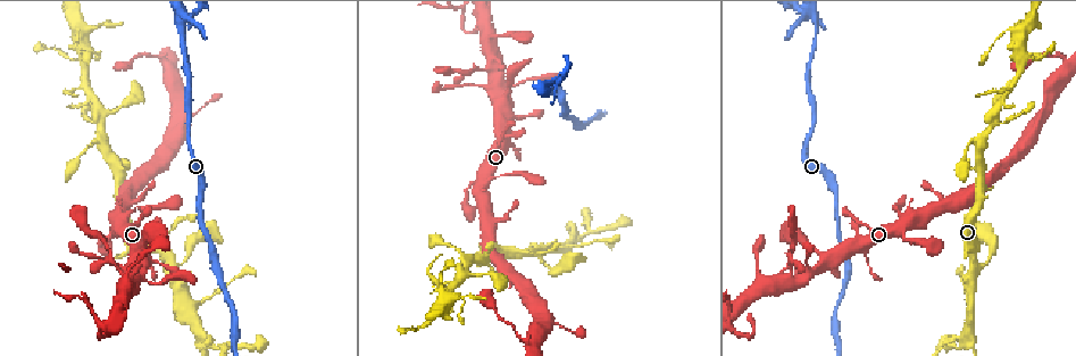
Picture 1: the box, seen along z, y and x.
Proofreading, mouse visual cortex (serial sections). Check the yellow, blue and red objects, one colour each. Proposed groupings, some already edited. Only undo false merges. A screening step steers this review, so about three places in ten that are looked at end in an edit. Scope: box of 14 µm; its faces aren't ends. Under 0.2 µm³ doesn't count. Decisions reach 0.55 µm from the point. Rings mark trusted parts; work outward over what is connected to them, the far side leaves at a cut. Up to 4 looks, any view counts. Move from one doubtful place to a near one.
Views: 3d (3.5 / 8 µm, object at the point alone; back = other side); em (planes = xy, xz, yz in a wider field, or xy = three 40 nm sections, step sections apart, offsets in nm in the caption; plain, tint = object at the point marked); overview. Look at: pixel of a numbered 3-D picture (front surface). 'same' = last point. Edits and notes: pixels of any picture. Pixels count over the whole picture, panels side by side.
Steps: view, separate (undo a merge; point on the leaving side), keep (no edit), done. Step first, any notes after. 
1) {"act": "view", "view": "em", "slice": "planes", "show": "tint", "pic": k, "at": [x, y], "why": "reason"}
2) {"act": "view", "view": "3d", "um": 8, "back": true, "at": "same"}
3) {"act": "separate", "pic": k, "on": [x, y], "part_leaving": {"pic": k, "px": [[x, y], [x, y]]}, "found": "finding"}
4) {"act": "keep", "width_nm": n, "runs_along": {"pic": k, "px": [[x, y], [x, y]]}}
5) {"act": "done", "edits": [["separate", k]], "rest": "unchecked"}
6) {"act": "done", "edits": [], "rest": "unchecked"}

{"act": "view", "view": "3d", "um": 3.5, "pic": 1, "at": [224, 346], "why": "sharp bend"}

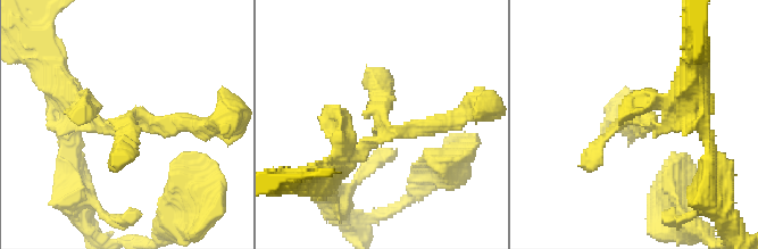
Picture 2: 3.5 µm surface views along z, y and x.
{"act": "view", "view": "em", "slice": "xy", "step": 1, "show": "tint", "pic": 2, "at": [128, 118]}

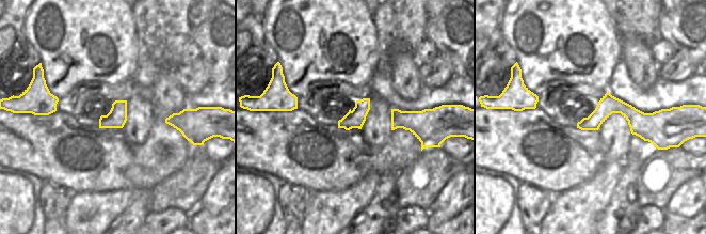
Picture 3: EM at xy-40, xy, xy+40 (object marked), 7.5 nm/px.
{"act": "keep", "runs_along": {"pic": 3, "px": [[664, 122], [606, 108], [579, 125]]}, "found": "all the same cell"}

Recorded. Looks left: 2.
{"act": "view", "view": "3d", "um": 8, "pic": 1, "at": [485, 180], "why": "arms part here"}

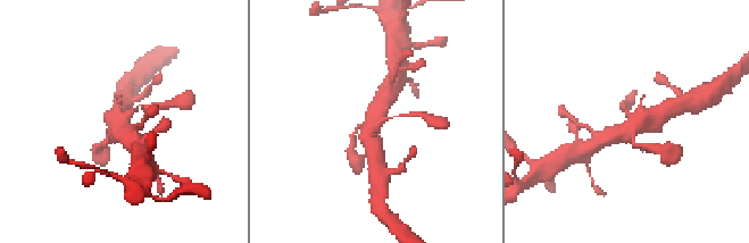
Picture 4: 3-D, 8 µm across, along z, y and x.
{"act": "view", "view": "3d", "um": 3.5, "back": true, "pic": 4, "at": [374, 123], "why": "closer look"}

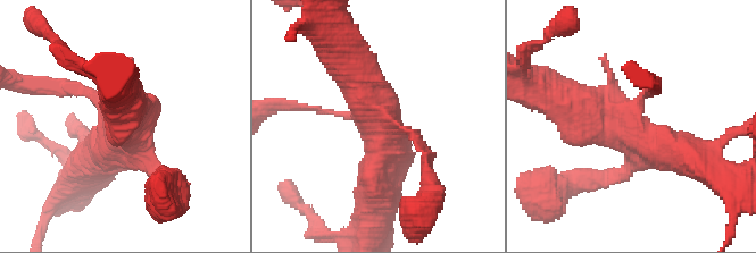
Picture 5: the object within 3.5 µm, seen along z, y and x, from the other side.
{"act": "keep", "found": "continuous, no second cell"}

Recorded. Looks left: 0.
{"act": "done", "edits": [], "rest": "unchecked"}

